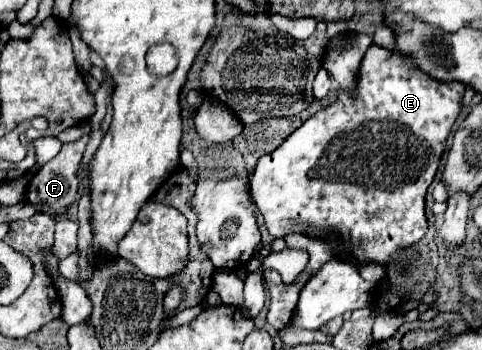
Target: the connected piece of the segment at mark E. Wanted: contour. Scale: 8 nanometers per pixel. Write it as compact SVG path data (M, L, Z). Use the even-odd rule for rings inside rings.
M371 45L361 61L361 67L357 71L357 79L355 79L355 89L353 91L339 91L339 97L335 103L331 103L329 107L321 109L319 113L315 113L313 117L309 117L297 131L293 131L287 141L283 141L283 145L279 149L275 149L273 153L269 153L267 157L261 157L251 179L251 197L255 201L255 205L259 207L267 231L271 237L283 237L289 233L303 233L309 237L321 237L323 233L335 233L339 247L337 247L337 259L343 259L351 265L365 267L367 263L375 263L375 265L391 265L393 261L399 259L399 255L409 249L413 243L417 243L419 239L423 239L423 235L427 233L427 217L425 217L425 195L429 185L435 179L435 173L439 169L439 161L441 155L445 151L445 143L447 137L451 133L451 127L455 123L455 119L461 113L461 105L463 105L463 95L465 95L465 85L461 81L439 81L433 79L431 75L423 73L421 69L417 69L411 59L407 55L401 55L397 51L389 51L385 47L379 45Z

